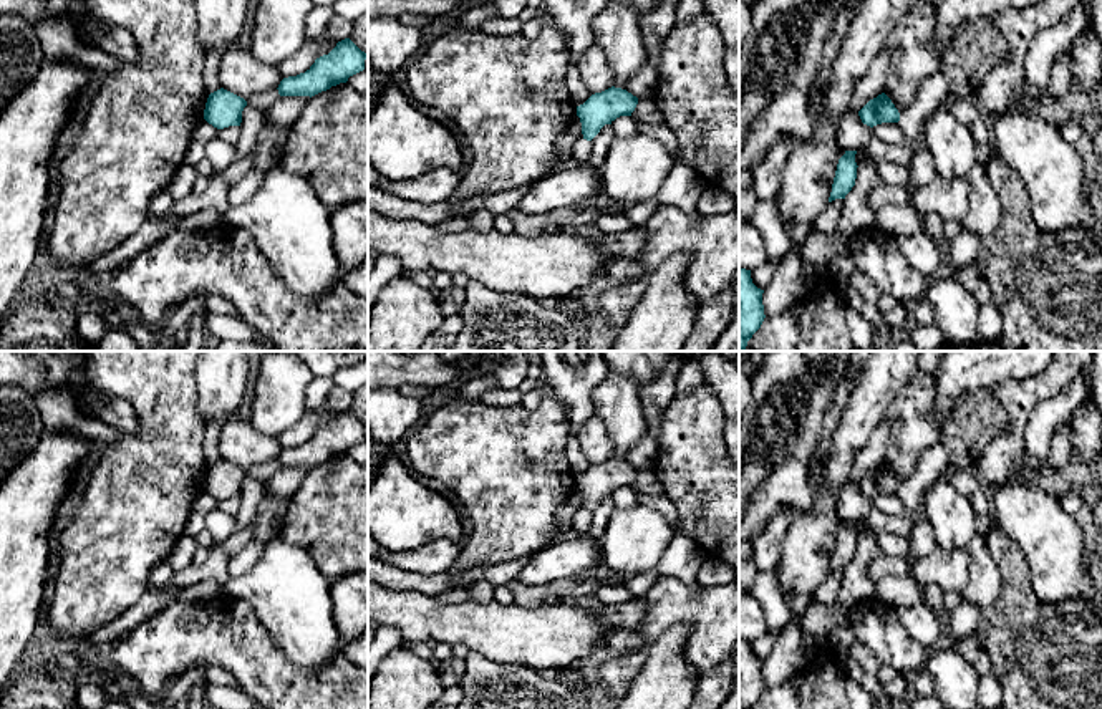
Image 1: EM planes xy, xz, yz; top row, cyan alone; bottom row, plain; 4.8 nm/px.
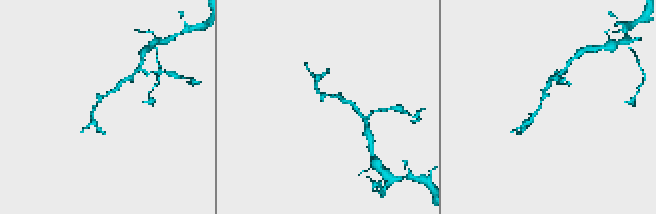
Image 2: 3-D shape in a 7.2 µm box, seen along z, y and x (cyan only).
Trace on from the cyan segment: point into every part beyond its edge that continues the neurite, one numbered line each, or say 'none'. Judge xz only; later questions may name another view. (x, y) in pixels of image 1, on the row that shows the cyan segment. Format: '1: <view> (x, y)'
none

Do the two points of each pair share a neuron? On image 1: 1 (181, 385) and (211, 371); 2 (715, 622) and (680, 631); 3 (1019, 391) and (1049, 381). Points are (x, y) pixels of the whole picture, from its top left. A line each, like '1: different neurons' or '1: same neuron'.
1: different neurons
2: different neurons
3: same neuron

